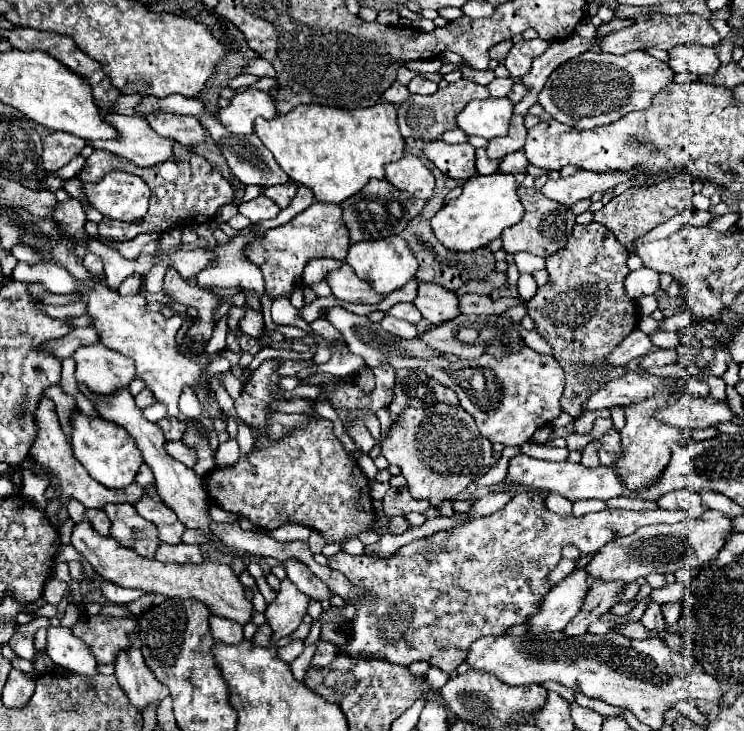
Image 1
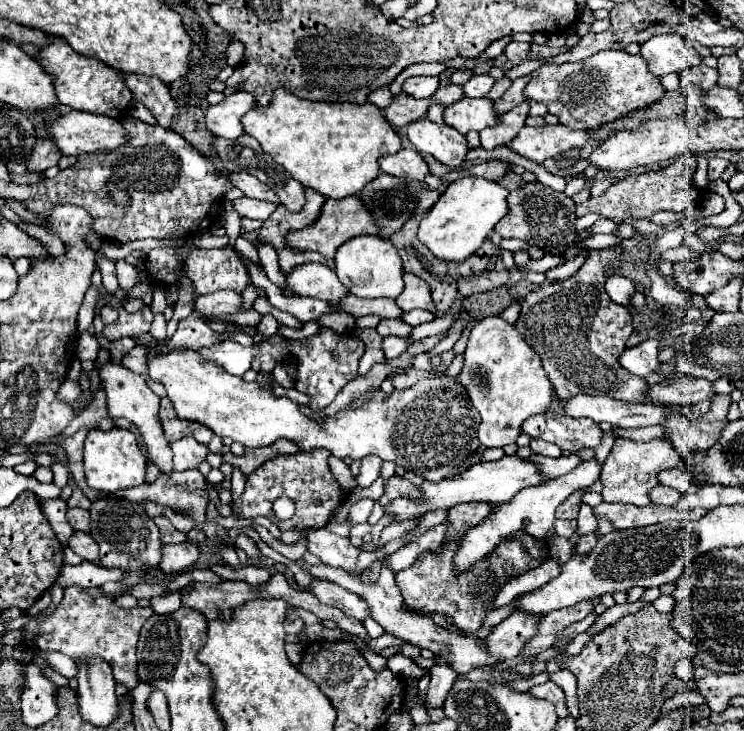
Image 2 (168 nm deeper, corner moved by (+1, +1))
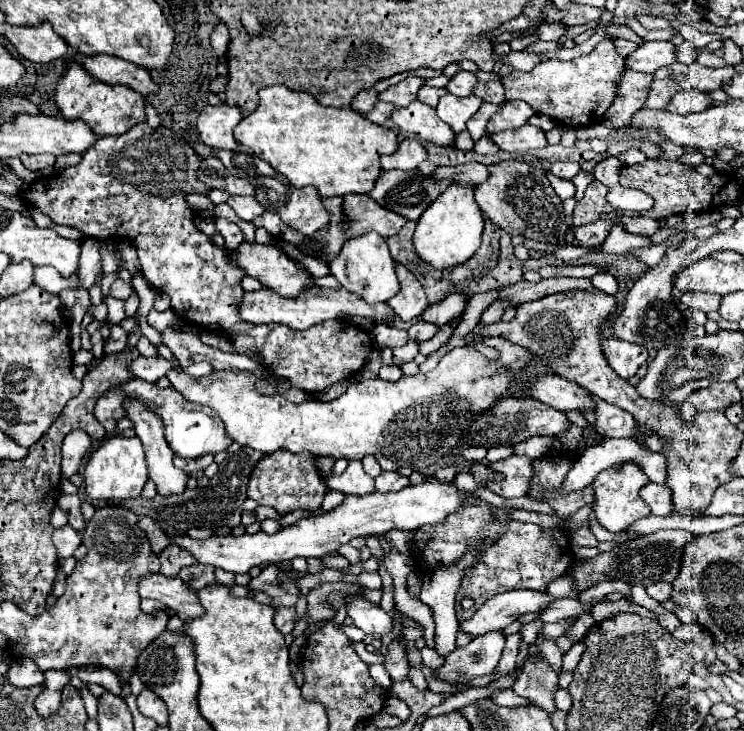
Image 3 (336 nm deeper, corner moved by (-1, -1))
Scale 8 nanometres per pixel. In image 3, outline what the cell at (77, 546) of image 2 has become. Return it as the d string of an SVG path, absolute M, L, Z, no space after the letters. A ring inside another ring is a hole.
M69 524L63 526L63 528L57 528L53 532L53 546L57 550L59 560L71 558L73 552L79 548L79 544L81 544L81 534L75 532Z

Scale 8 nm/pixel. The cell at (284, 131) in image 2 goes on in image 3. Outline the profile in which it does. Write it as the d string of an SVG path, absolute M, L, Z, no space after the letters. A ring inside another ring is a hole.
M267 86L265 90L259 90L259 106L253 114L245 116L237 128L235 128L235 140L243 146L249 146L261 160L269 162L271 168L279 174L283 174L295 188L303 188L303 186L315 186L319 190L321 196L345 196L345 194L367 194L371 192L371 188L375 186L377 178L379 178L379 172L381 172L381 164L379 164L379 158L383 154L391 154L397 150L397 136L393 130L389 128L383 128L379 124L373 124L369 122L365 116L361 116L359 112L351 110L351 108L325 108L325 106L319 106L315 102L315 98L311 94L293 94L293 90L289 90L287 86Z

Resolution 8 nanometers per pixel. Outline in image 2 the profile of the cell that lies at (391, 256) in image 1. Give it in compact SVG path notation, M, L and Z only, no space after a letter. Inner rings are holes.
M357 236L335 254L335 272L347 290L359 298L397 298L403 292L403 260L387 238Z

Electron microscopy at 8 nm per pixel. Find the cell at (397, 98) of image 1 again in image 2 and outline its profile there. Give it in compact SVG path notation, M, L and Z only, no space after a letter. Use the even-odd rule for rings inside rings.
M379 88L379 92L373 92L373 94L371 94L371 102L373 102L375 106L379 106L381 110L385 110L385 108L393 102L393 94L391 94L389 88Z

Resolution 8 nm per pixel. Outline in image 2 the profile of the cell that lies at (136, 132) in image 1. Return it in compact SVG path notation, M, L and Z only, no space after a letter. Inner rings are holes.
M71 110L69 114L61 114L59 120L53 122L45 132L53 136L53 142L55 146L59 146L63 156L79 156L79 154L97 152L97 150L117 150L119 146L129 142L129 136L121 118L99 116L91 112L75 112L75 110Z

